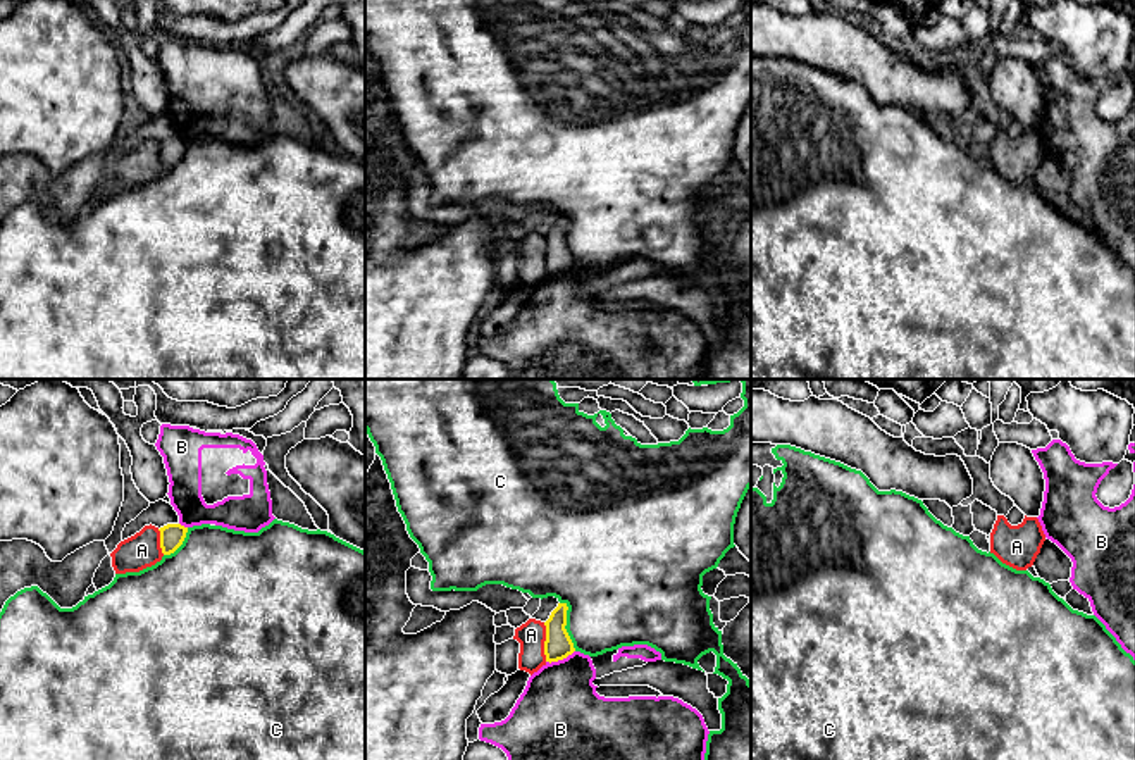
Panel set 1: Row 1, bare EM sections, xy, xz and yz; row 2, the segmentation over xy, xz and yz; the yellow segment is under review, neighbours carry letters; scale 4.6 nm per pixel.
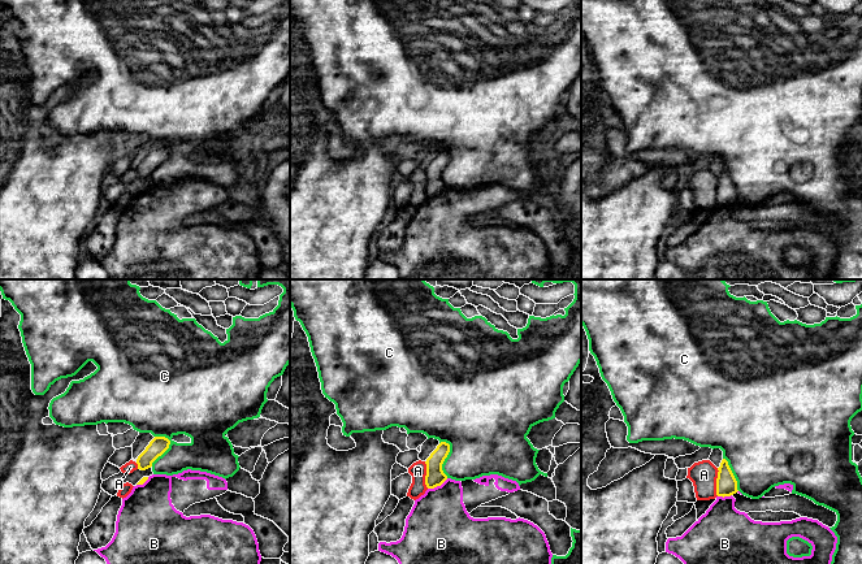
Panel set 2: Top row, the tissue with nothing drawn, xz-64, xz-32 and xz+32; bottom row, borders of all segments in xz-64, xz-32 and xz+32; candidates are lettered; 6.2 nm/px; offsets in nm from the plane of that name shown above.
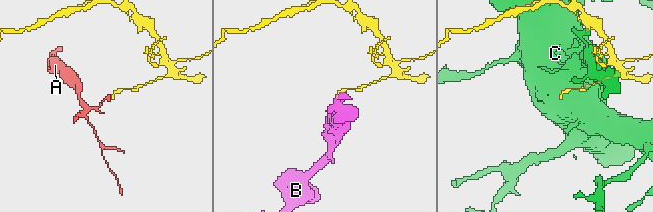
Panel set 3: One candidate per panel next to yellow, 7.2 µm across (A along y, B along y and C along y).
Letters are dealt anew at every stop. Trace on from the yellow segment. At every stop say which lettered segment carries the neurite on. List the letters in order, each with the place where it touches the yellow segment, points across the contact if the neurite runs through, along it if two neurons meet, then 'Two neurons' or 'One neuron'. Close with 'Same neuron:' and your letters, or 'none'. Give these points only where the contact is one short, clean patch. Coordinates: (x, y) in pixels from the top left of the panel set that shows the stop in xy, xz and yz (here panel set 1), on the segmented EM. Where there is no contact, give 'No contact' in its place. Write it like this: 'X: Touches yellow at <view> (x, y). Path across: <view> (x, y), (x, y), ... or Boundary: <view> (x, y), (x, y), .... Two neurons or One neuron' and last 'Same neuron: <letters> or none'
A: Touches yellow at xz (545, 641). Boundary: xz (543, 622), (546, 660). Two neurons
B: Touches yellow at xz (560, 659). Two neurons
C: Touches yellow at xz (565, 624). Two neurons
Same neuron: none

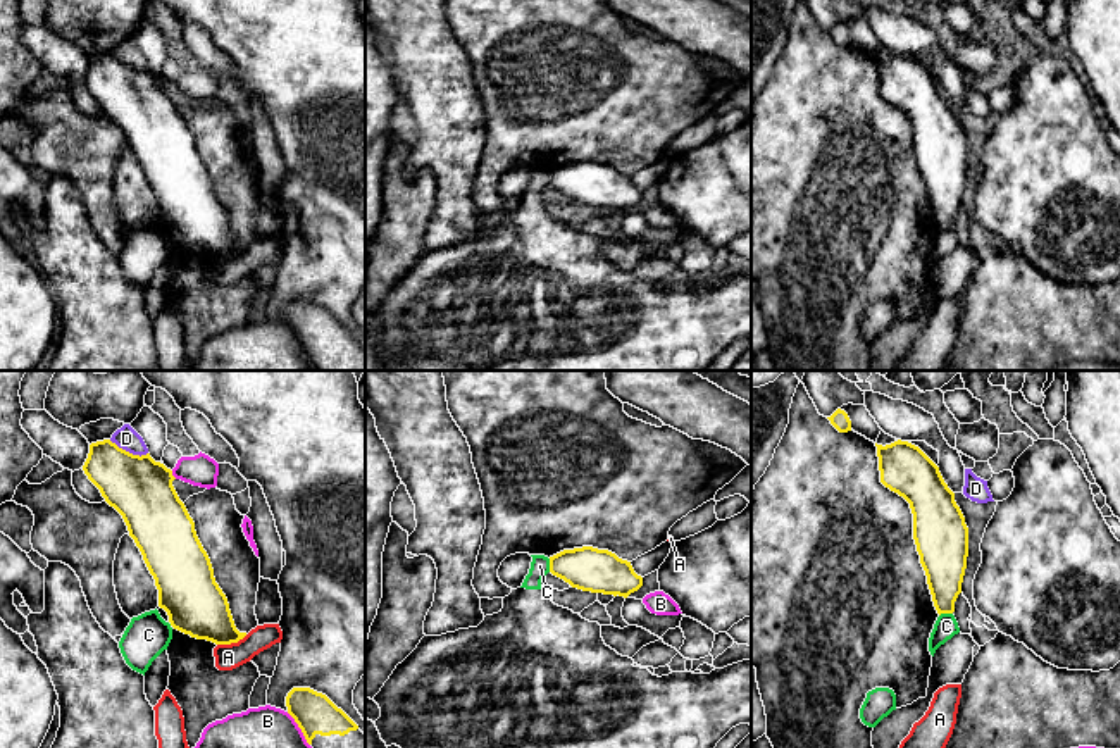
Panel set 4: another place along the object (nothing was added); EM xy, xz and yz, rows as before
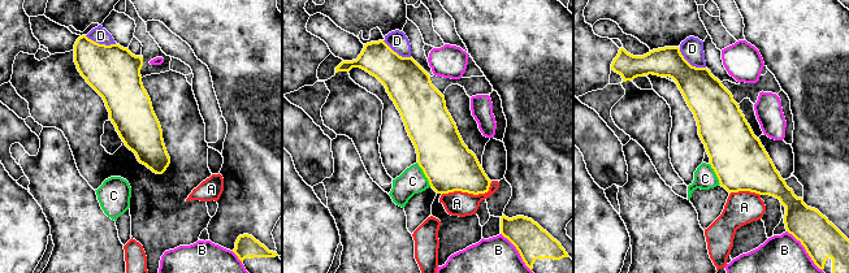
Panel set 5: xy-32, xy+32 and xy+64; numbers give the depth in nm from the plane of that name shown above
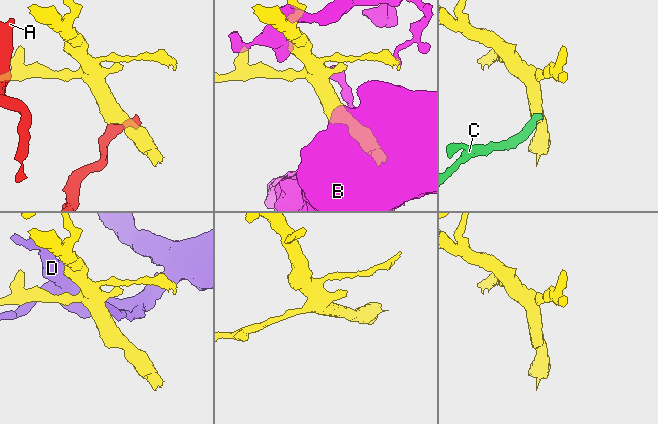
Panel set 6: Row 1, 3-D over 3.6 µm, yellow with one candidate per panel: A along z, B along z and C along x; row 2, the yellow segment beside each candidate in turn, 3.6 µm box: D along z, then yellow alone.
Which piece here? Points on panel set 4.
A: Touches yellow at xy (231, 642). Two neurons
B: Touches yellow at xy (300, 728). Two neurons
C: Touches yellow at xz (550, 566). Boundary: xz (548, 559), (550, 571). Two neurons
D: Touches yellow at xy (128, 452). Two neurons
Same neuron: none

